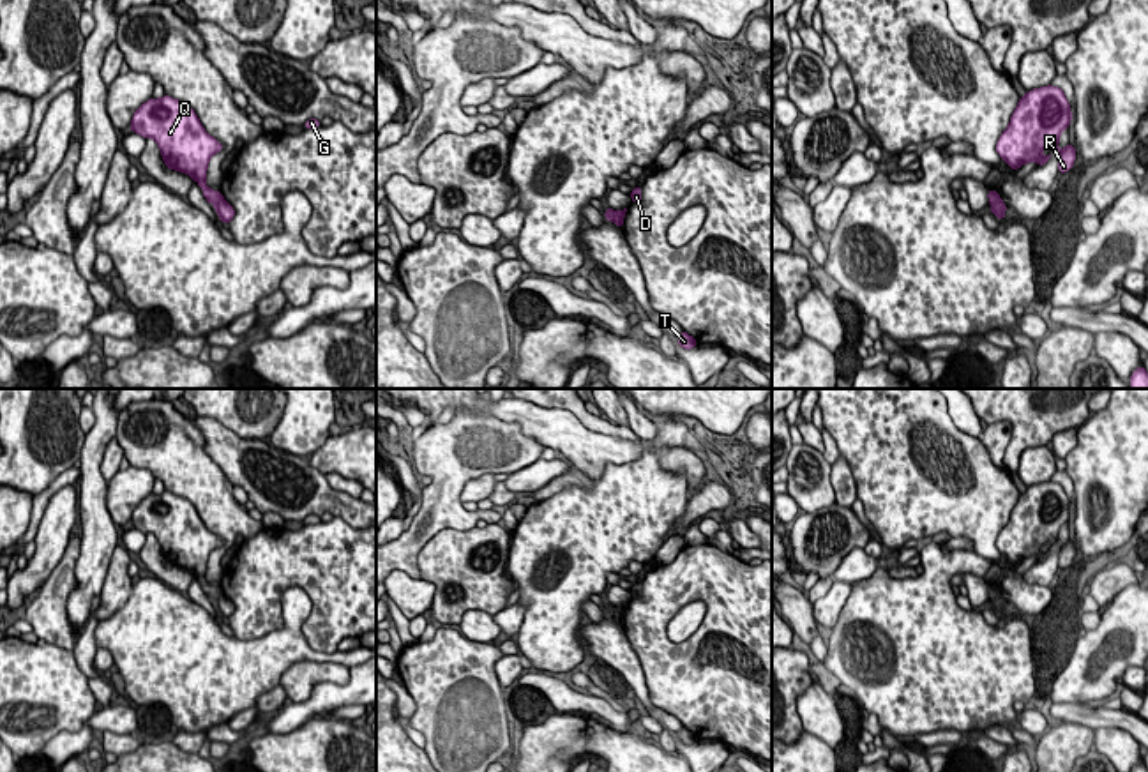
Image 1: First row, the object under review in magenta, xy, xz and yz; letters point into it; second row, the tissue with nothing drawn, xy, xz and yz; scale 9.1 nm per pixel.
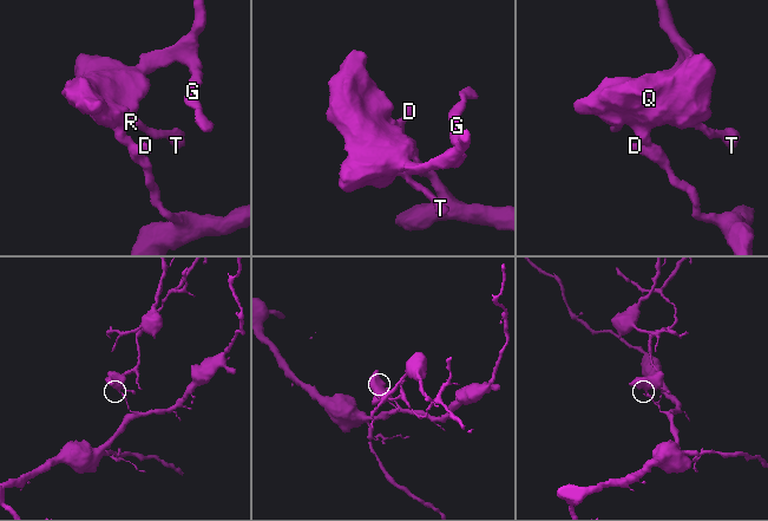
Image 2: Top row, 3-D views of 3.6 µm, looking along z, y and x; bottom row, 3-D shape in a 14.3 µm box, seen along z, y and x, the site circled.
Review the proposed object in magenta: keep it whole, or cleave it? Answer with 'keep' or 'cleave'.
cleave

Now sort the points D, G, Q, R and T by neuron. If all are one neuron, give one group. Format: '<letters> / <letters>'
D / G Q R T

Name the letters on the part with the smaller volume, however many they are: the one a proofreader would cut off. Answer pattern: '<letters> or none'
G, Q, R, T

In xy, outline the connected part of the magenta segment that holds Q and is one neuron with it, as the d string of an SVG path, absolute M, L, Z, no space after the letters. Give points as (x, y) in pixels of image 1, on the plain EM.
M170 491L152 493L136 505L129 526L154 534L164 560L170 565L191 571L214 602L224 595L221 587L210 587L205 579L208 555L223 546L223 539L203 525L187 498Z

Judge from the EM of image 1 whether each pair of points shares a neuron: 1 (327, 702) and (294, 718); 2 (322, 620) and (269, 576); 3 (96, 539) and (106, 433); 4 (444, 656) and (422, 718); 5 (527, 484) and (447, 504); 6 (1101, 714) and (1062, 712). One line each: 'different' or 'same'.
1: same
2: same
3: same
4: same
5: different
6: same

